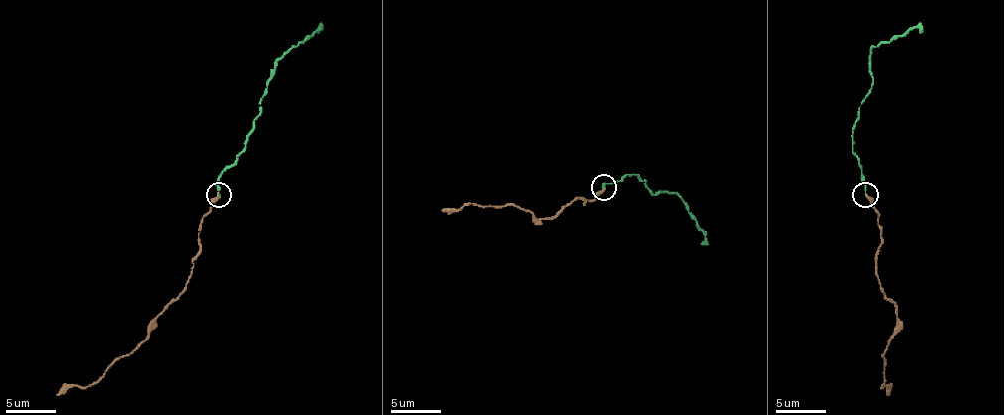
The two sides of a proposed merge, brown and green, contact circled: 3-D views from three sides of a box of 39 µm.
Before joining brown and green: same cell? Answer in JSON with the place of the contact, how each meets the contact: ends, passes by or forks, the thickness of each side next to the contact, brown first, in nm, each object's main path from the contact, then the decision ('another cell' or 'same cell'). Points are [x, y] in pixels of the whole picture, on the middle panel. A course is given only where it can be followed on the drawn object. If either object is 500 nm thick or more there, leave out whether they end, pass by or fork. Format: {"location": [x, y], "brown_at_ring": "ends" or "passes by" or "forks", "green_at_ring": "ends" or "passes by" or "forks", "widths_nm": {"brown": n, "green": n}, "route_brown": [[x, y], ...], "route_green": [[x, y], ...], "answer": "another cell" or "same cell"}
{"location": [603, 187], "brown_at_ring": "ends", "green_at_ring": "passes by", "widths_nm": {"brown": 240, "green": 100}, "route_brown": [[603, 186], [583, 204], [585, 202], [575, 199], [552, 217], [537, 219], [514, 204], [441, 209]], "route_green": [[603, 186], [621, 181], [628, 174], [636, 174], [653, 194], [674, 191], [704, 234], [702, 245]], "answer": "same cell"}

